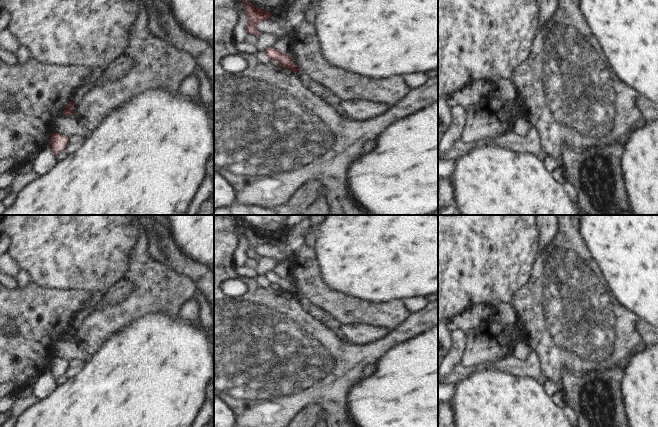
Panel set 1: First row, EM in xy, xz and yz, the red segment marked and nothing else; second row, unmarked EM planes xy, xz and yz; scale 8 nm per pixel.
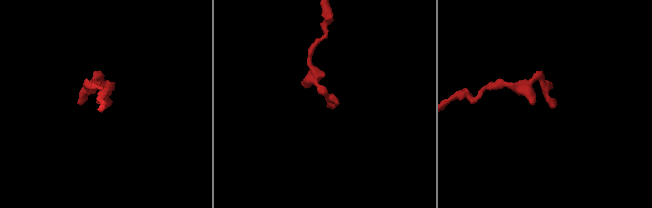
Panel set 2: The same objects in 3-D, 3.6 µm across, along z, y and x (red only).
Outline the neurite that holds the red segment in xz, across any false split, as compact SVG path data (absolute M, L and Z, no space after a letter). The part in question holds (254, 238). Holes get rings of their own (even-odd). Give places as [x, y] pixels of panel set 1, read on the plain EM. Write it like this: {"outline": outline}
{"outline": "M242 219L243 234L247 240L246 254L248 258L259 260L257 248L260 245L268 244L271 237L260 233L258 230L248 226Z"}

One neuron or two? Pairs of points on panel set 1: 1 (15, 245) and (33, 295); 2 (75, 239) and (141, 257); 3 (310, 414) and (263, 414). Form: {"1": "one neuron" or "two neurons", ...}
{"1": "two neurons", "2": "two neurons", "3": "two neurons"}

